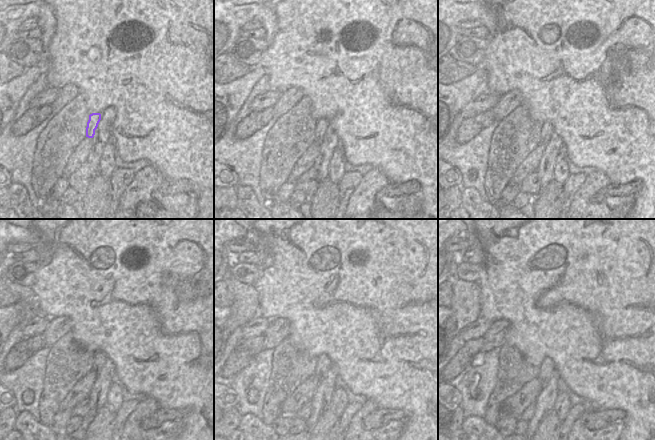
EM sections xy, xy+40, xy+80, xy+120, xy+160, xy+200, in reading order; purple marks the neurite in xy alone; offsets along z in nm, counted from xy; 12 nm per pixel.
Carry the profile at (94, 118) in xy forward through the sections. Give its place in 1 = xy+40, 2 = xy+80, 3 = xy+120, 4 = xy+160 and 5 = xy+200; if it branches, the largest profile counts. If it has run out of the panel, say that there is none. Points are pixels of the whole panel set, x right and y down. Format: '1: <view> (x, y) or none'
1: xy+40 (320, 124)
2: xy+80 (547, 129)
3: xy+120 (100, 357)
4: xy+160 (323, 365)
5: xy+200 (547, 366)

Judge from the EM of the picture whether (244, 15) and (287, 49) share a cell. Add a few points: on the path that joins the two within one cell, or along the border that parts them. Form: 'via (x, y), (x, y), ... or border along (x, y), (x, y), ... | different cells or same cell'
border along (273, 14), (276, 20), (276, 32), (268, 46) | different cells

